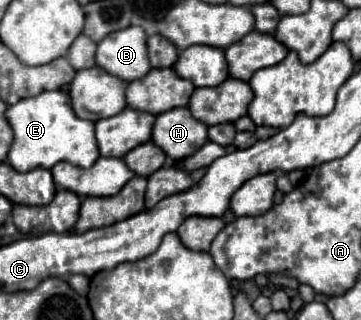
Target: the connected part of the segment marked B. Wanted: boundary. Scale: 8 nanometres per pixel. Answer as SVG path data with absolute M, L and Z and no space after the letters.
M129 26L113 32L97 44L95 62L99 68L125 82L139 80L139 76L145 76L151 70L145 42L147 34L141 26Z

